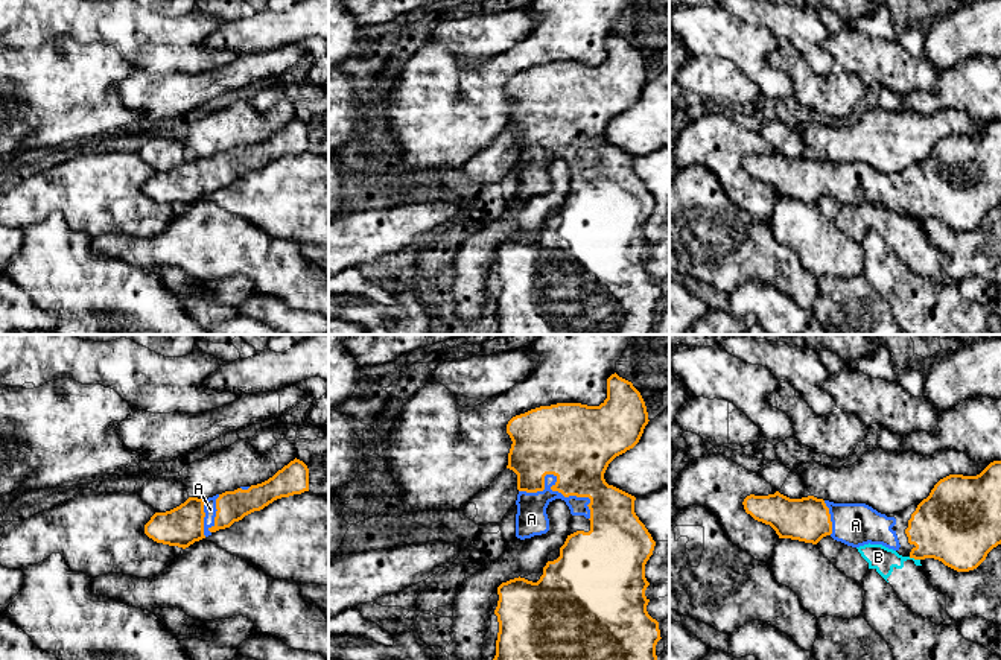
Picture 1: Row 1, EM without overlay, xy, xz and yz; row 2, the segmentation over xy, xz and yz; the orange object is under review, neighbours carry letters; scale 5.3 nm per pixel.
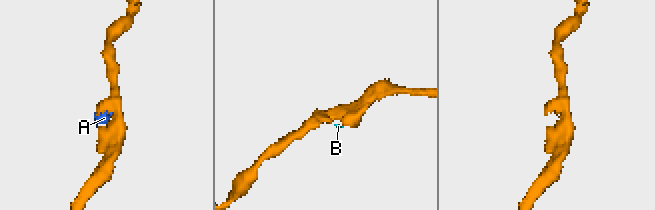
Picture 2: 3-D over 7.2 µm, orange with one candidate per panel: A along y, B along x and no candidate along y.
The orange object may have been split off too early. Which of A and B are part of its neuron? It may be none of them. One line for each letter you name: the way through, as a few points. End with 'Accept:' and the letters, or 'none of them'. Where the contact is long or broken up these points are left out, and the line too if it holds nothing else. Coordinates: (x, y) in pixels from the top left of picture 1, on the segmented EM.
Accept: A

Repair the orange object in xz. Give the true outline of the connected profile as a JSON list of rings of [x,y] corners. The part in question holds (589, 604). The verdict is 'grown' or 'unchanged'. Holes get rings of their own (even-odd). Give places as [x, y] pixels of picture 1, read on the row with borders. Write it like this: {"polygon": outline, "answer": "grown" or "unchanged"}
{"polygon": [[[616,373],[607,379],[607,398],[599,406],[587,406],[581,403],[557,403],[531,409],[525,414],[513,417],[508,421],[507,433],[510,435],[513,444],[508,453],[507,468],[513,470],[517,474],[519,490],[516,500],[516,537],[525,540],[534,535],[546,534],[549,531],[546,508],[555,499],[566,502],[570,509],[572,519],[564,544],[560,549],[548,554],[543,570],[540,573],[531,573],[523,578],[519,576],[502,582],[497,587],[499,601],[494,614],[497,616],[499,633],[496,640],[496,655],[493,660],[657,660],[656,645],[662,637],[659,622],[653,619],[647,611],[650,599],[645,596],[645,590],[650,585],[645,578],[645,564],[653,555],[656,541],[634,512],[636,497],[613,485],[609,485],[604,479],[604,473],[609,464],[616,456],[625,453],[639,443],[648,421],[647,406],[640,392],[633,386],[631,382],[619,377]]], "answer": "grown"}

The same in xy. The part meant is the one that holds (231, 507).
{"polygon": [[[295,458],[262,484],[208,499],[189,497],[170,511],[155,512],[145,525],[145,534],[157,543],[186,549],[277,499],[304,491],[309,491],[309,468]]], "answer": "grown"}

